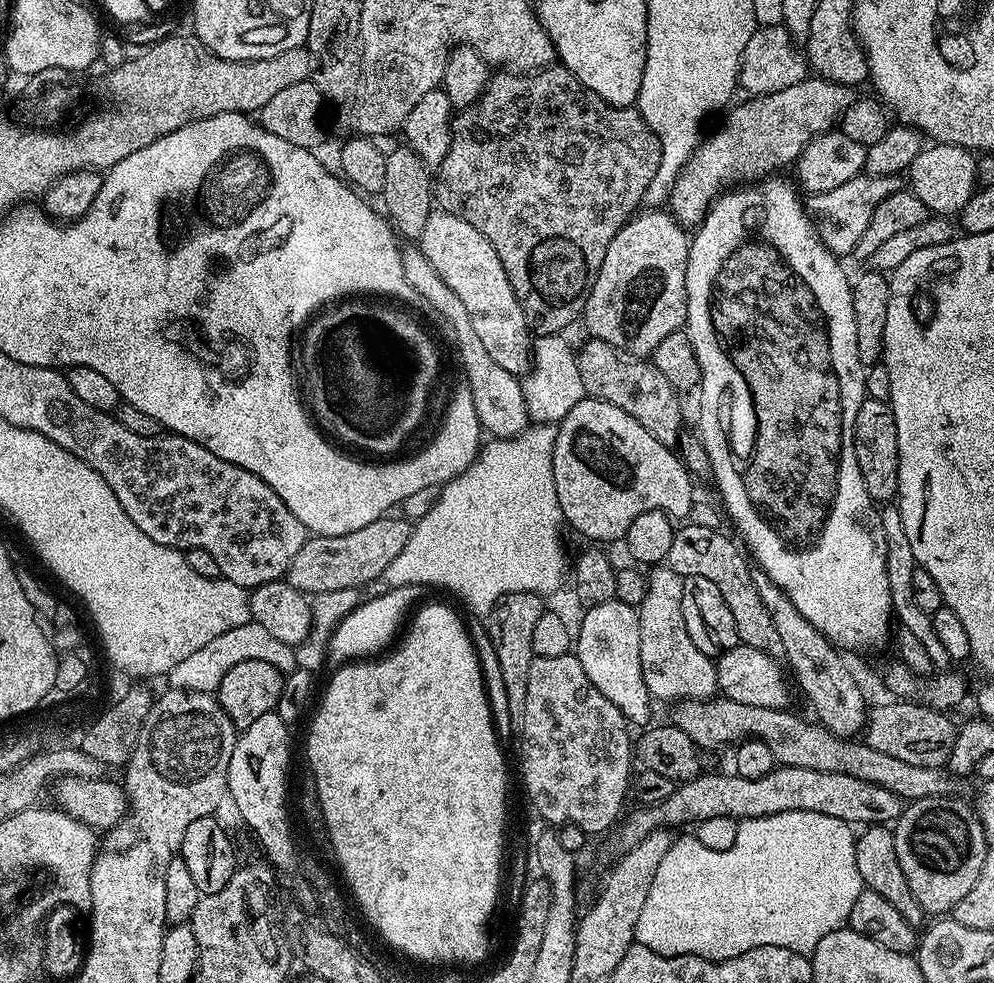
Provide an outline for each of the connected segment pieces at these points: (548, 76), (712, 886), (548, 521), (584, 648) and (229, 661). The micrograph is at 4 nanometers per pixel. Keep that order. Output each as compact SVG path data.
M549 66L531 74L500 74L493 75L476 103L471 108L461 111L452 121L452 141L450 150L446 150L446 158L434 172L434 200L439 211L449 212L462 222L470 222L478 234L486 234L490 238L490 246L498 250L498 258L502 258L502 266L506 270L506 278L510 278L510 286L522 306L522 314L526 318L529 329L537 337L551 338L565 331L567 324L581 319L584 310L584 297L592 289L594 278L606 258L606 246L618 234L618 230L632 219L641 207L646 190L658 174L660 165L660 142L655 134L646 126L639 111L635 107L615 108L602 98L595 96L570 70L563 66Z
M794 810L782 814L770 814L762 818L739 821L740 829L738 838L730 850L722 850L724 856L712 856L712 850L700 852L702 842L696 840L695 835L688 834L681 838L673 839L672 845L666 851L666 856L658 863L658 870L654 873L653 882L646 894L646 903L642 906L642 914L638 914L635 943L646 946L663 956L701 956L707 960L729 960L738 958L738 954L746 954L746 950L754 950L765 942L775 942L786 950L794 950L798 954L808 956L811 949L826 938L828 932L836 932L845 927L850 918L850 910L854 910L854 902L858 894L865 889L862 874L858 874L856 861L856 836L853 829L845 820L830 818L826 814L814 814Z
M536 422L509 439L487 441L475 462L441 487L438 502L413 525L410 541L387 566L383 583L391 588L422 585L450 590L480 618L487 617L497 601L510 593L532 592L547 596L556 591L566 570L560 538L564 519L553 474L557 430L557 425Z
M620 600L593 604L580 620L574 632L574 655L582 662L586 678L622 710L629 725L649 723L653 705L642 678L642 650L640 649L640 613Z
M249 622L242 626L234 626L234 630L226 630L226 634L218 634L211 642L206 642L206 646L194 650L194 654L182 658L178 666L174 666L166 674L168 688L181 688L187 692L211 692L215 693L220 687L222 678L226 678L227 672L238 666L238 662L270 662L282 673L289 673L295 670L296 650L293 645L286 642L278 642L260 624Z

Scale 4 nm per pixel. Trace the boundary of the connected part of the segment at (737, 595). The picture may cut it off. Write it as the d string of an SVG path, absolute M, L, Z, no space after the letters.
M689 522L684 526L685 528L682 526L676 528L674 542L670 542L667 568L674 570L681 578L697 576L714 582L722 598L726 598L730 614L734 614L734 626L738 630L740 643L754 646L754 650L762 650L777 658L783 657L782 642L778 638L778 630L774 627L774 618L770 610L762 606L762 598L758 598L758 586L754 586L752 577L753 565L742 551L741 545L735 539L732 541L720 528L698 526Z

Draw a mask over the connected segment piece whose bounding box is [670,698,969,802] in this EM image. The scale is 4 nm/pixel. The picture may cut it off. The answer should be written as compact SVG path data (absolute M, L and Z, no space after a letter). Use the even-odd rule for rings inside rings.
M713 698L711 700L686 700L675 705L670 716L671 723L690 734L697 749L724 748L735 746L745 740L757 740L774 754L777 765L785 768L805 768L806 770L826 770L826 774L850 774L850 778L862 778L862 782L874 782L886 786L901 801L911 802L931 796L967 797L968 780L954 776L944 768L910 766L890 754L881 754L856 738L835 736L819 722L803 720L788 708L770 706L745 706L742 702Z

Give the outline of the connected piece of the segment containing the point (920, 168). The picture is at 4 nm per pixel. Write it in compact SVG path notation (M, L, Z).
M937 144L924 146L906 171L910 190L926 206L932 216L955 217L970 202L972 195L978 190L976 183L976 166L978 160L969 149L953 144Z

